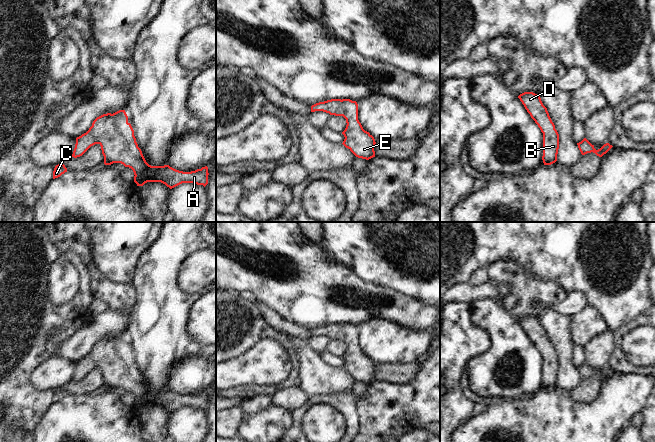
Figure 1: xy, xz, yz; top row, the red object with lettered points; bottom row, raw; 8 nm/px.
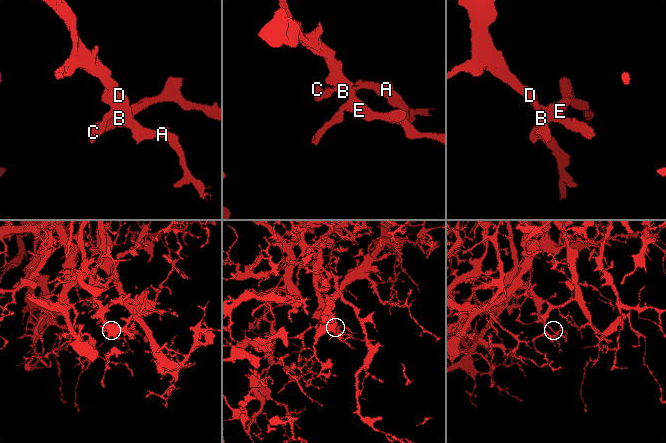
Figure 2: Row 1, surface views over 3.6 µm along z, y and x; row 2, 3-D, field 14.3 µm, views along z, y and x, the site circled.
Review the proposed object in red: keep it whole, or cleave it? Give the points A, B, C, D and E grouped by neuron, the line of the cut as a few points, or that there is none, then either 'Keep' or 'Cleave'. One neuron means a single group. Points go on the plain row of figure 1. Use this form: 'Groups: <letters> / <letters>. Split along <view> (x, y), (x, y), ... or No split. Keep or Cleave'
Groups: A B C D E. No split. Keep

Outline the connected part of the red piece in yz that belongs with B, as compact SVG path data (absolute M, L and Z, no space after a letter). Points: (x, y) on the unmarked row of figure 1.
M524 316L518 322L543 357L542 384L544 389L555 387L559 373L559 358L547 332L543 329L540 320L533 316Z

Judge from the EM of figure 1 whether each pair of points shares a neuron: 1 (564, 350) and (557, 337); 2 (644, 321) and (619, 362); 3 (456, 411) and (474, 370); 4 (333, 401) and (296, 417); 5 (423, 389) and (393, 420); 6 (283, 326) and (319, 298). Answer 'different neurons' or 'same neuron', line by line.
1: same neuron
2: same neuron
3: different neurons
4: same neuron
5: same neuron
6: different neurons

